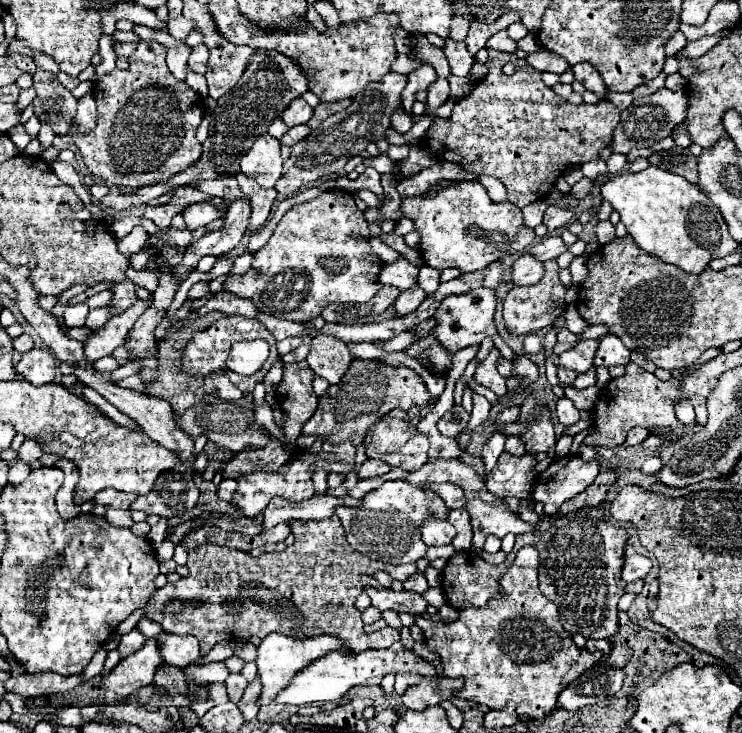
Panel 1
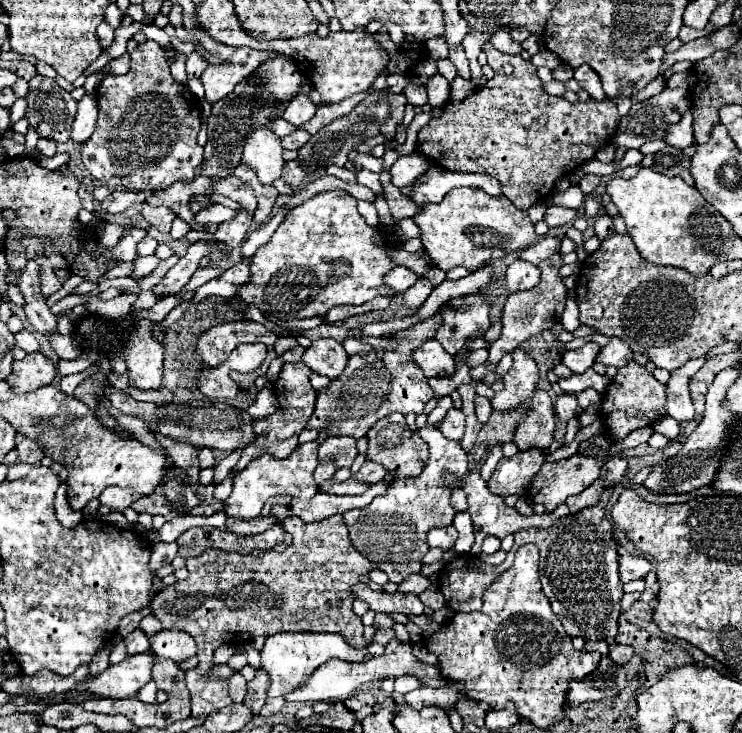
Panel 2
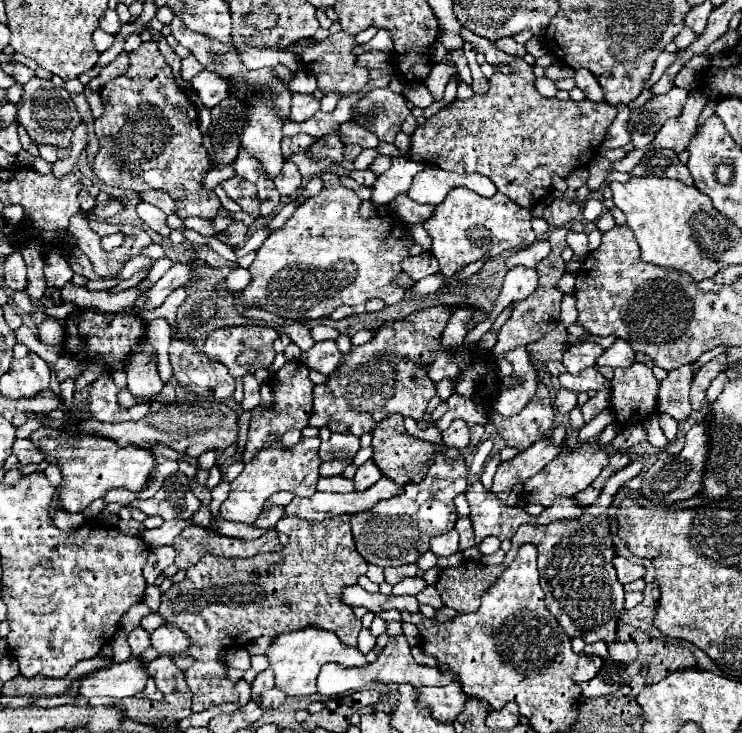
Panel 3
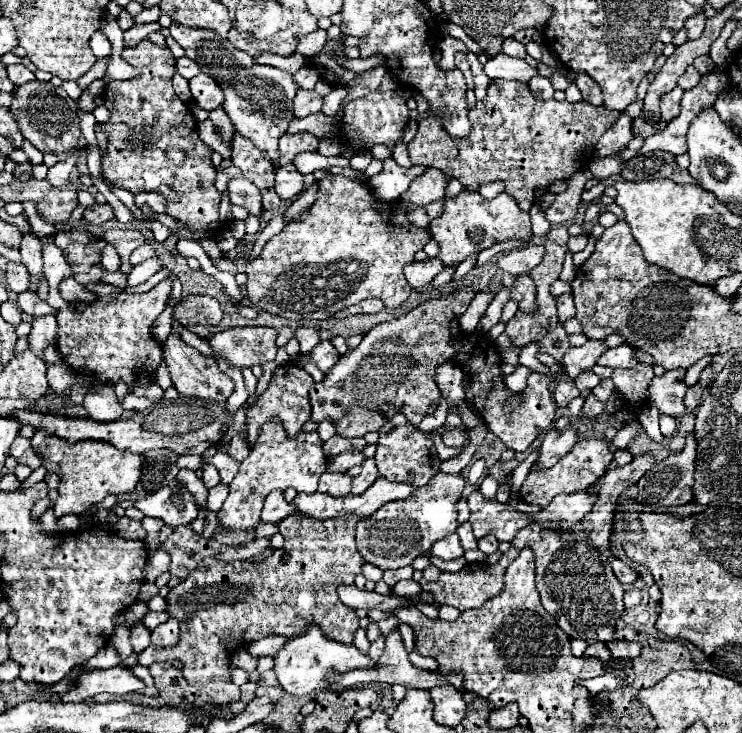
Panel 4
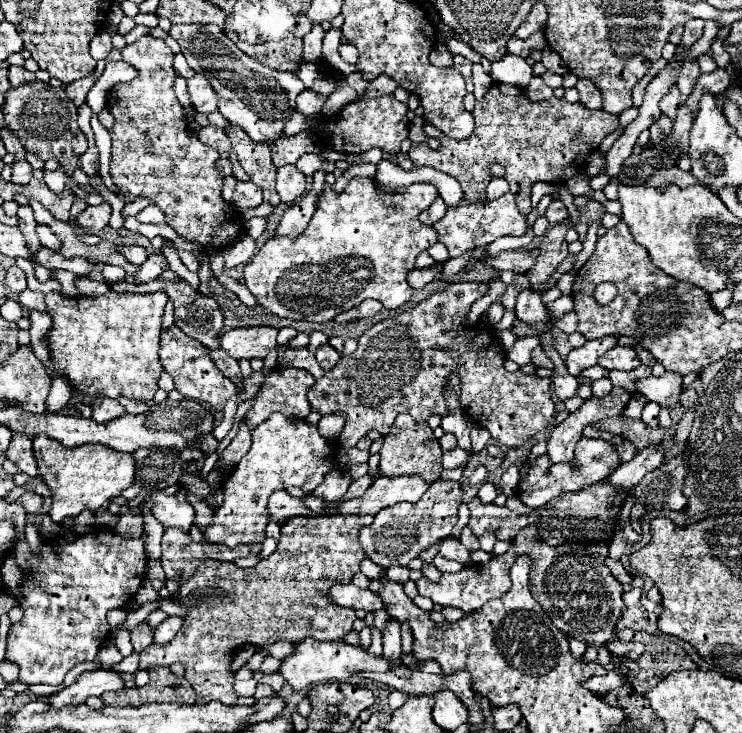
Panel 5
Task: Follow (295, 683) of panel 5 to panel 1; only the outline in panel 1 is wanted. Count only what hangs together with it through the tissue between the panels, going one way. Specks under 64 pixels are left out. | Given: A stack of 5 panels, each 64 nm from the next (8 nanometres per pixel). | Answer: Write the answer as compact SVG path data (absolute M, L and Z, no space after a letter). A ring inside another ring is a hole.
M268 634L262 644L258 646L258 676L262 678L262 698L264 704L270 704L276 694L286 688L292 678L304 670L308 664L312 664L314 660L330 654L330 652L342 652L342 654L352 654L352 650L346 646L346 642L342 642L336 636L312 636L312 638L292 638L292 636L284 636L284 634Z

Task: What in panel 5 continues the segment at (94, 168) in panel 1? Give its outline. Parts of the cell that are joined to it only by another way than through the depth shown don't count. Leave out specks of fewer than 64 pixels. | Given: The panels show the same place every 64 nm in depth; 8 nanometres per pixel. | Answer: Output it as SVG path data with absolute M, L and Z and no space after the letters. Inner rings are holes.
M142 36L138 42L126 46L122 50L124 62L132 64L138 70L138 76L132 82L116 84L110 90L108 110L116 118L112 130L112 160L110 160L110 176L114 186L118 188L120 196L126 202L136 198L148 198L160 210L164 210L166 224L178 232L188 242L196 242L202 246L204 252L224 250L226 246L234 244L244 234L242 216L234 208L224 208L222 198L222 172L218 170L216 162L220 160L218 150L202 144L196 136L190 136L190 128L184 122L182 106L174 94L174 80L176 72L172 68L174 54L166 46L164 40L156 40L152 36Z

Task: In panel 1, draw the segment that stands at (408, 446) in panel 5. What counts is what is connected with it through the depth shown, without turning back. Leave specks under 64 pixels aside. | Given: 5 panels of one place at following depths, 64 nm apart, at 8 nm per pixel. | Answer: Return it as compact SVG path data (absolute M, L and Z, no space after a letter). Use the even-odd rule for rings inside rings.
M392 410L384 418L380 418L380 422L372 424L368 428L368 432L366 432L364 444L366 444L368 458L376 458L376 460L388 462L392 468L398 466L398 468L402 468L406 472L420 470L420 466L424 466L426 460L428 460L428 438L422 436L416 430L416 426L410 424L408 414L404 410Z

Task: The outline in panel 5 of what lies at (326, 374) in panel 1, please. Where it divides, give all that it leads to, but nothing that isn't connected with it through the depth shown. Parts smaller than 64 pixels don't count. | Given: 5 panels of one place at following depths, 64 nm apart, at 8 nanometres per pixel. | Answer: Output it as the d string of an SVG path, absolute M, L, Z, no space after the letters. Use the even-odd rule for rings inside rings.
M324 344L322 348L318 348L316 352L316 360L318 364L324 368L324 370L332 370L336 366L336 362L340 360L340 354L330 346L330 344Z

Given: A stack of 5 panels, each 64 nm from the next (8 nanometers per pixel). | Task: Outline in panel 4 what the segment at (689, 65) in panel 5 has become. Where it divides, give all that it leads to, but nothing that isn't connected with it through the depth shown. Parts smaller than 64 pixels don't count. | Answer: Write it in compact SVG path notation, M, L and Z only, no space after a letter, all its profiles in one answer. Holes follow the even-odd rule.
M688 66L686 72L678 78L678 86L680 86L682 90L690 90L690 88L694 88L698 82L700 82L700 72L698 72L694 66Z

